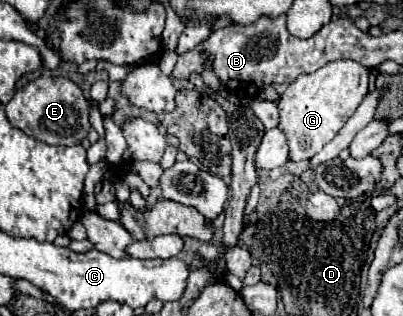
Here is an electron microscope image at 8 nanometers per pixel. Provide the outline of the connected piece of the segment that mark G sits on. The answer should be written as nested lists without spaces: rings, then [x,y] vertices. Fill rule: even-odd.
[[[331,61],[309,75],[299,75],[279,99],[279,129],[289,143],[289,161],[307,161],[329,143],[367,95],[369,69],[357,61]]]

